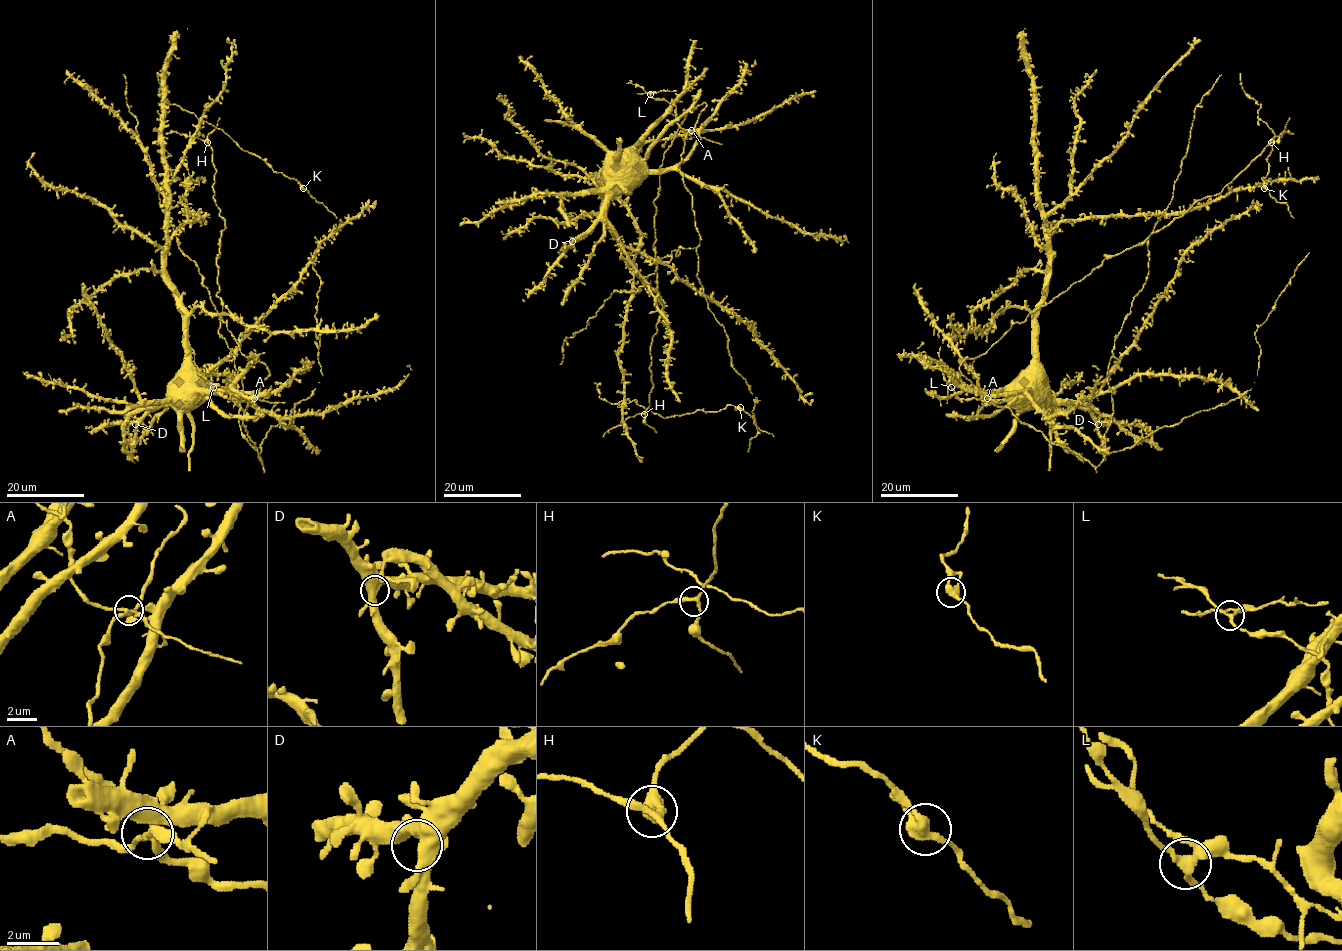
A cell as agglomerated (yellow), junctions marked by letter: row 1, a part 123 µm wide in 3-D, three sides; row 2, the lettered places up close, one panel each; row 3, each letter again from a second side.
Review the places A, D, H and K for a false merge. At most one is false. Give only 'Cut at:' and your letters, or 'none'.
Cut at: A

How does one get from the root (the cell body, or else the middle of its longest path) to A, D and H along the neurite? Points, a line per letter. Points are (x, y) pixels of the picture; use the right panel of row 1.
A: (1026, 390), (1030, 384), (1028, 390), (987, 398)
D: (1026, 390), (1046, 391), (1053, 398), (1069, 399), (1085, 409), (1098, 424)
H: (1026, 390), (1030, 384), (983, 394), (960, 366), (1106, 258), (1140, 245), (1198, 200), (1218, 194), (1271, 142)

